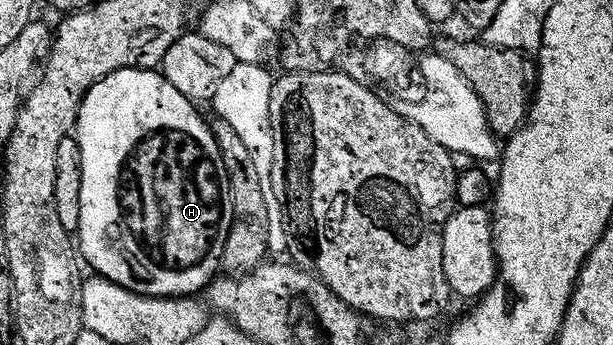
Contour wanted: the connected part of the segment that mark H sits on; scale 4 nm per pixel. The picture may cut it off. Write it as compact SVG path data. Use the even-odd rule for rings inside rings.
M129 67L113 71L108 77L96 81L86 90L84 101L78 110L76 138L80 145L82 176L80 177L80 221L76 232L76 247L91 272L97 273L110 283L134 291L137 295L155 297L187 297L193 291L201 292L219 274L222 266L224 245L228 239L234 218L234 196L232 194L232 175L222 157L218 136L214 128L197 111L195 100L184 97L176 85L172 85L157 70Z

